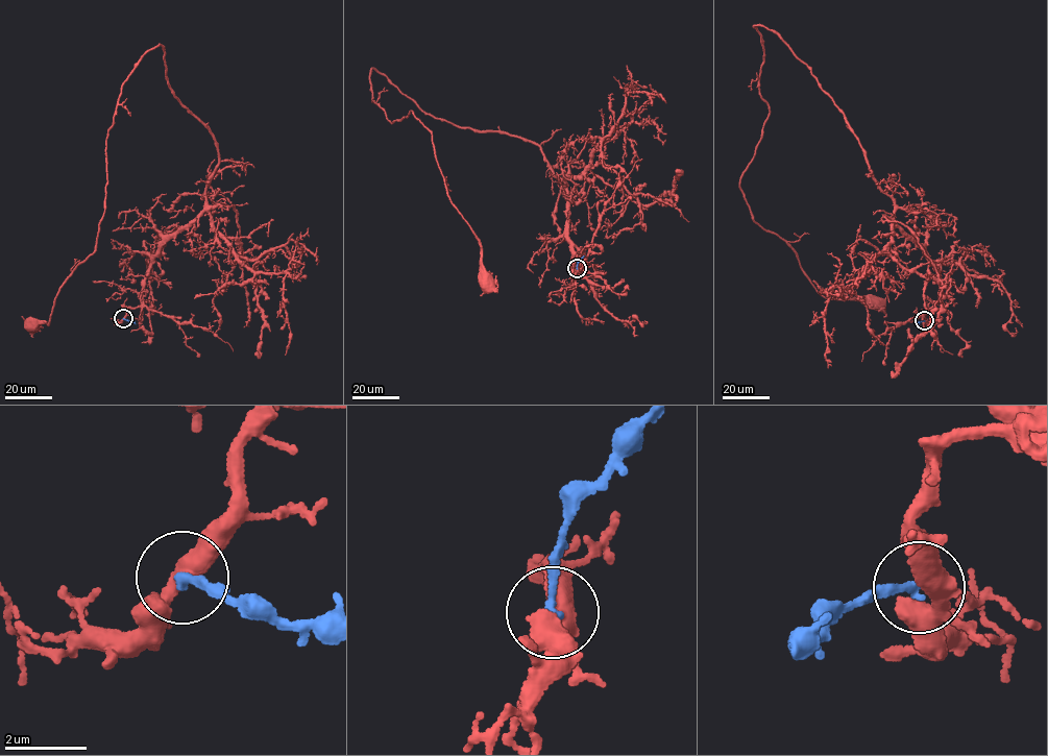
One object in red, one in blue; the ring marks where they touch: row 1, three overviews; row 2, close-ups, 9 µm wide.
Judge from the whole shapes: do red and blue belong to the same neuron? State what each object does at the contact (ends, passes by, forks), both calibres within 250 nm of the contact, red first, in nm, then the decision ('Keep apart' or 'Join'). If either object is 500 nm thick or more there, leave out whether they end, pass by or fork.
At the ring red passes by. At the ring blue ends. Thickness 480 nm (red) against 190 nm. Keep apart

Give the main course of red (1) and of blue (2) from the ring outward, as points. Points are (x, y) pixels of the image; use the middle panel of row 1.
1: (577, 269), (565, 181), (539, 147), (436, 118), (371, 68), (387, 119), (411, 111), (432, 135), (486, 281)
2: (577, 269), (584, 255)

